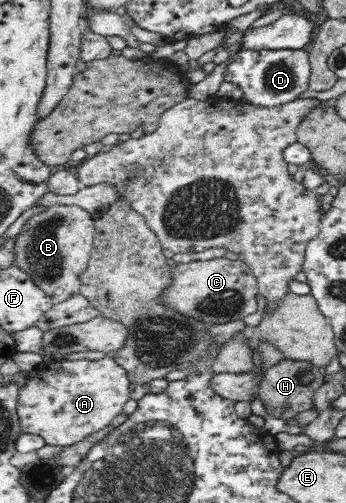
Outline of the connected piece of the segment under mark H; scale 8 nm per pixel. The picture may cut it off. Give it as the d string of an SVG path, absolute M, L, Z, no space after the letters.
M285 359L271 369L267 369L260 385L260 399L266 410L279 419L289 419L311 408L315 392L324 384L324 369L310 361Z

